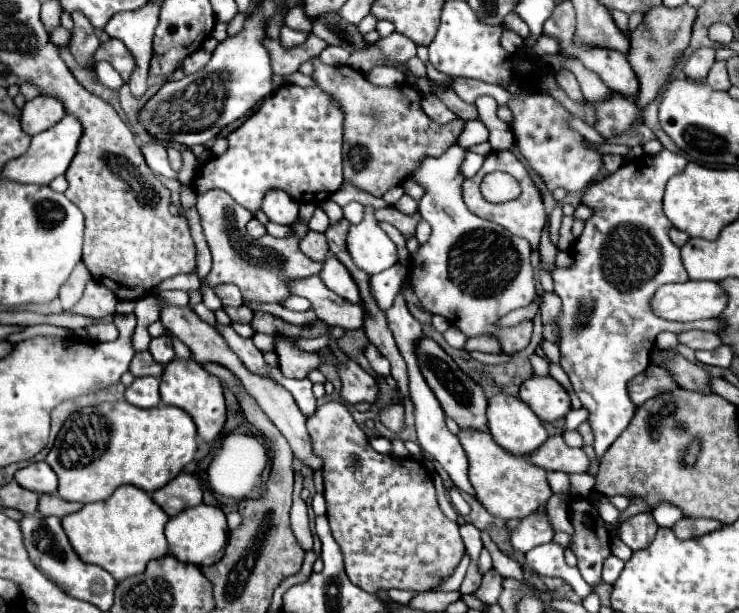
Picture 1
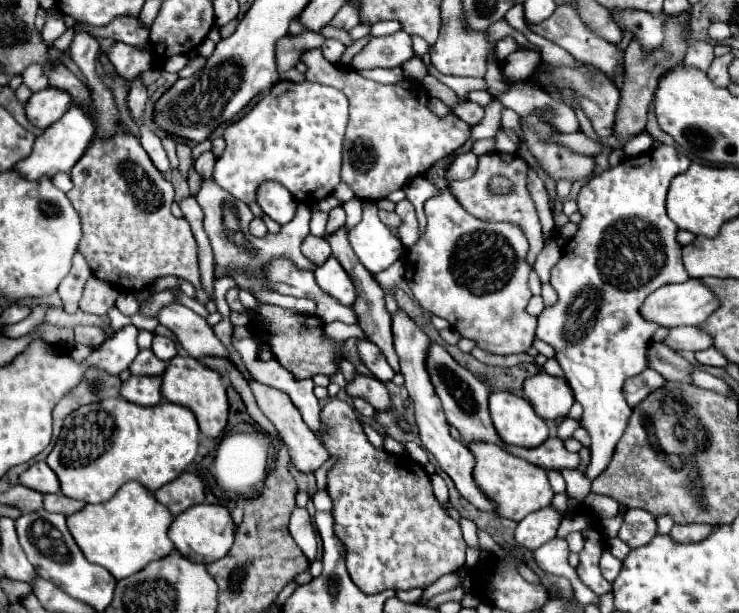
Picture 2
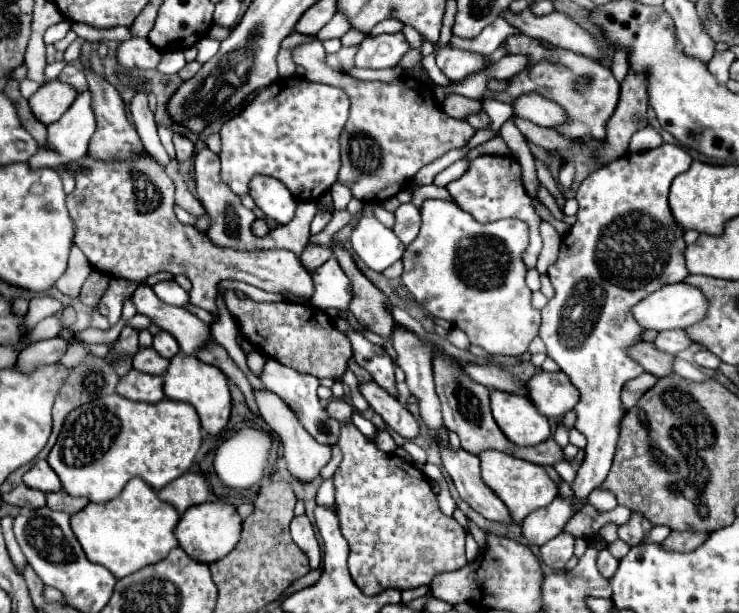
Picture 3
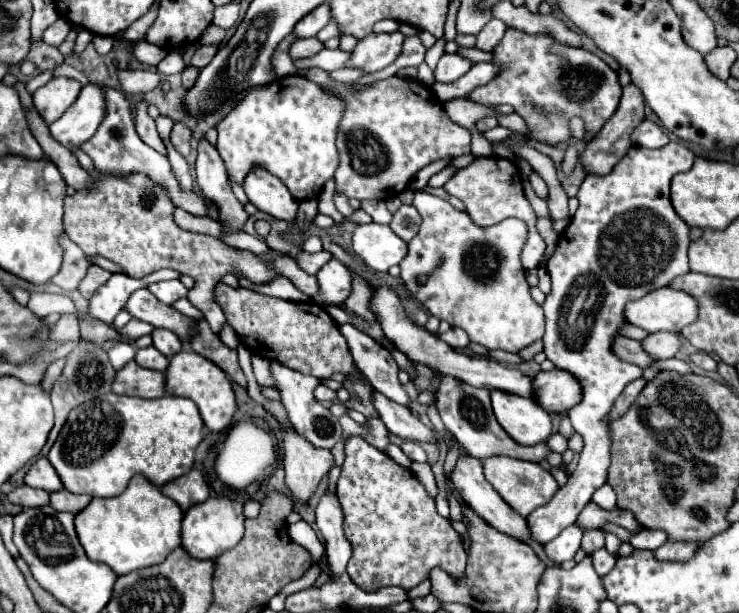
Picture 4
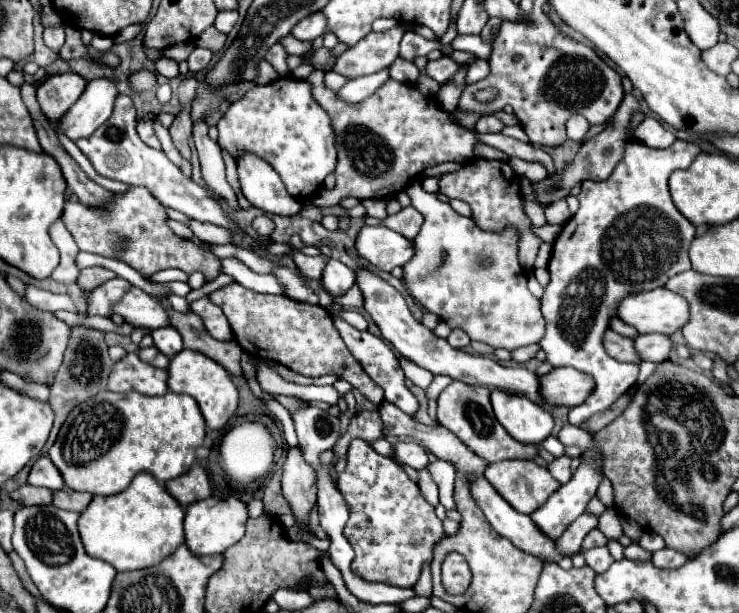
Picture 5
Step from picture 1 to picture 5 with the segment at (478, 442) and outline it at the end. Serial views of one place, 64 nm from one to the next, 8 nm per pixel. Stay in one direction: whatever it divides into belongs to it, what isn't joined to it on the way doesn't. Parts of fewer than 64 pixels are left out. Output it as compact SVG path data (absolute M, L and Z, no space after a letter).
M502 460L502 462L494 462L486 466L484 472L486 480L496 488L496 492L518 512L522 514L532 514L536 508L540 508L552 492L558 490L558 480L552 478L552 474L548 472L548 468L538 466L536 462L528 462L528 460Z

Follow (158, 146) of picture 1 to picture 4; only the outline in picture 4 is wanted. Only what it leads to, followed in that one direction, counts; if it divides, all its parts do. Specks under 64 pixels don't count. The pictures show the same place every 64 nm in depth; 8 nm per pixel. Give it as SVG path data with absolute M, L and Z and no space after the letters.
M140 100L136 104L136 132L138 132L138 136L142 138L144 144L148 144L150 148L154 148L162 156L166 156L166 146L164 146L164 142L160 140L160 136L156 132L154 118L148 116L148 104L144 100Z

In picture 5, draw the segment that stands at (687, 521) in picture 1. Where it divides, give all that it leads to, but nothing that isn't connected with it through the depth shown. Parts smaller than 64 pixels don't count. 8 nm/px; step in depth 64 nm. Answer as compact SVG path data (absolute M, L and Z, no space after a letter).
M662 548L652 554L652 562L658 568L680 568L688 562L688 556L684 552L676 552L674 548Z

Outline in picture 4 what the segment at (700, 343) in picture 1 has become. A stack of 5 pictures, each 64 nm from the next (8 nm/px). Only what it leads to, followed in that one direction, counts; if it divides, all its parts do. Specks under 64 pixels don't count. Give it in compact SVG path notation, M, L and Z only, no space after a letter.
M656 332L652 336L648 336L642 346L644 350L656 358L656 360L664 360L664 358L674 358L678 348L680 348L682 340L680 340L680 334L676 332Z

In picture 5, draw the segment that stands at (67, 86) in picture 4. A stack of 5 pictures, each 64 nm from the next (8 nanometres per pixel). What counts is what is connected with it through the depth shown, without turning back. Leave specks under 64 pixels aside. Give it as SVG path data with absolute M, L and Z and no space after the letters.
M78 74L48 76L38 86L38 104L50 122L62 118L62 114L80 98L86 88L86 80Z

